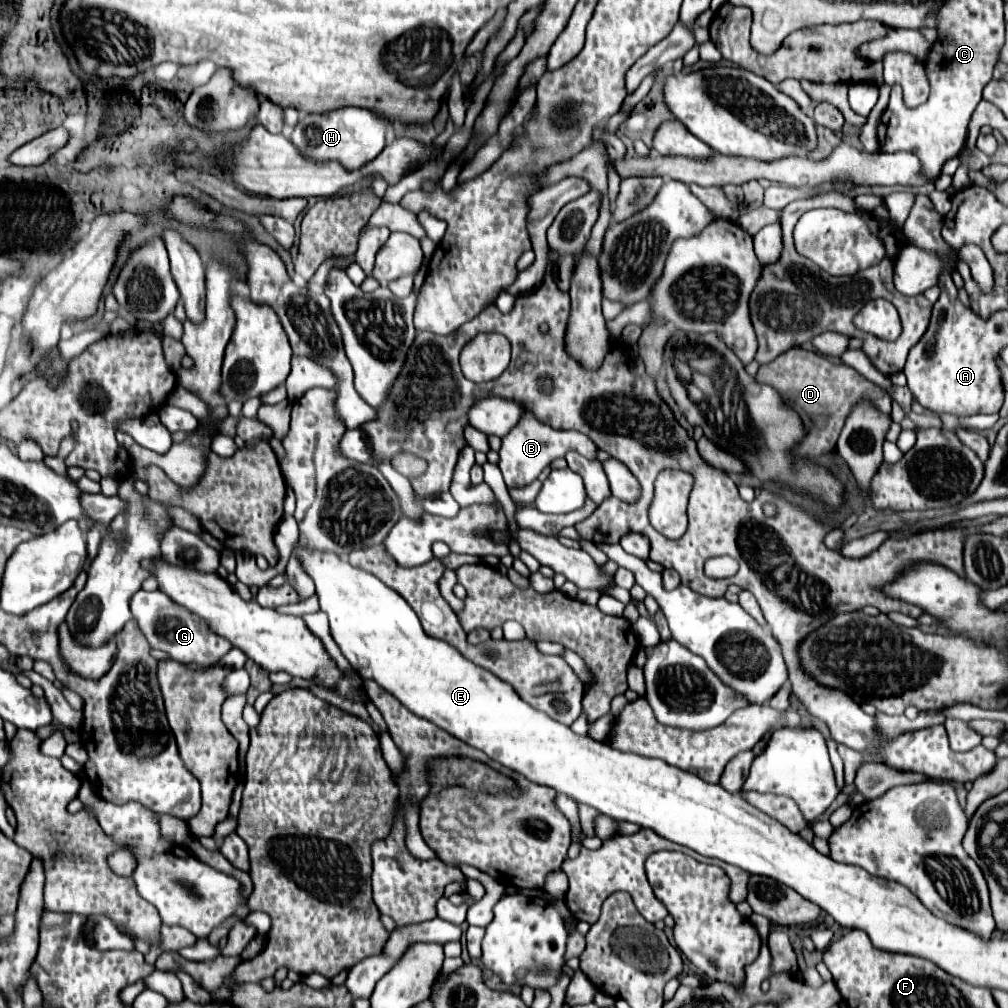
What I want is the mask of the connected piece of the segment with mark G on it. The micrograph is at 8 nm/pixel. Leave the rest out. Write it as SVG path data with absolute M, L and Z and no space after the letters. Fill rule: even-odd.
M139 589L131 599L131 613L133 613L133 619L139 623L139 629L147 637L151 649L161 649L179 663L215 665L227 651L233 649L233 645L225 641L225 637L213 633L213 629L209 629L209 625L205 625L201 617L177 605L171 597L167 597L159 589L157 591Z

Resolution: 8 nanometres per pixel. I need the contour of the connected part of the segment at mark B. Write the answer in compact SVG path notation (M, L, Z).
M523 411L523 417L515 425L515 429L511 429L503 437L503 445L499 451L499 455L501 455L499 469L509 487L525 487L525 485L533 483L537 479L537 475L553 459L565 457L565 453L569 453L569 451L581 453L583 457L589 457L589 459L597 459L597 445L587 435L583 435L579 431L555 431L553 427L537 421L531 411Z

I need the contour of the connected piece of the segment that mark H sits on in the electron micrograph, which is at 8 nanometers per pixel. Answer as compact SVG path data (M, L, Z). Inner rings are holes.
M345 107L337 109L331 115L305 115L297 127L293 129L289 141L297 145L299 153L315 161L341 161L345 169L353 171L363 167L365 163L373 161L387 143L387 129L391 127L389 121L383 121L375 113L359 107Z

